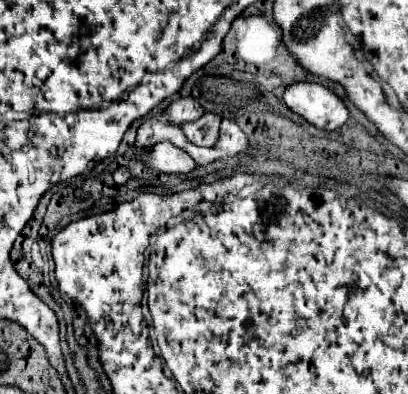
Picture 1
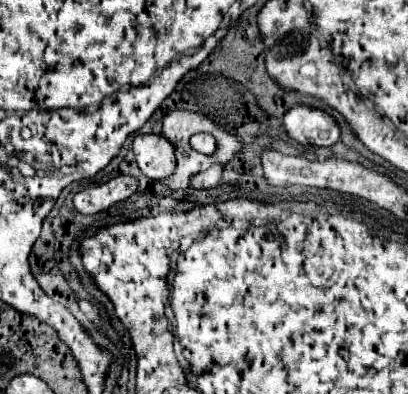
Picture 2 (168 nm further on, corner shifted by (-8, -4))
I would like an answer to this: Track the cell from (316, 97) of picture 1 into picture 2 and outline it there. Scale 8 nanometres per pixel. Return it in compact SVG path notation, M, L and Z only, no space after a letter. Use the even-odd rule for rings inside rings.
M294 105L284 115L284 127L288 135L302 145L330 147L340 139L338 121L322 111L308 105Z

